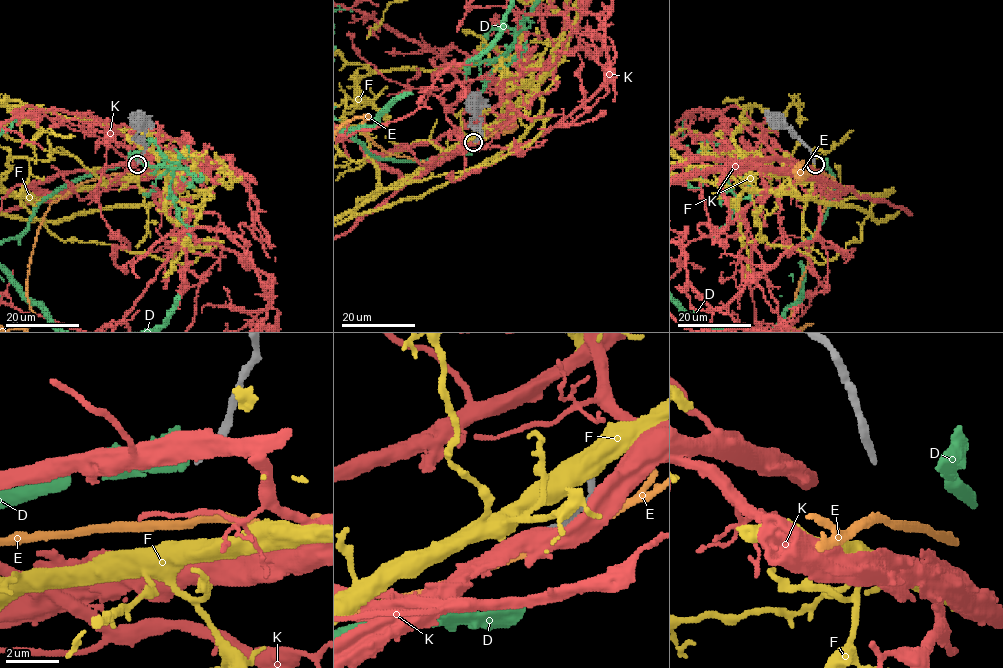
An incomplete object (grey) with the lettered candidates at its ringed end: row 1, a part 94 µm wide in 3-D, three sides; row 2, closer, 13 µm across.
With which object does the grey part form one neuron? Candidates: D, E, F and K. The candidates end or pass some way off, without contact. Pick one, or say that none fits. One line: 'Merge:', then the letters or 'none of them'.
Merge: none of them

